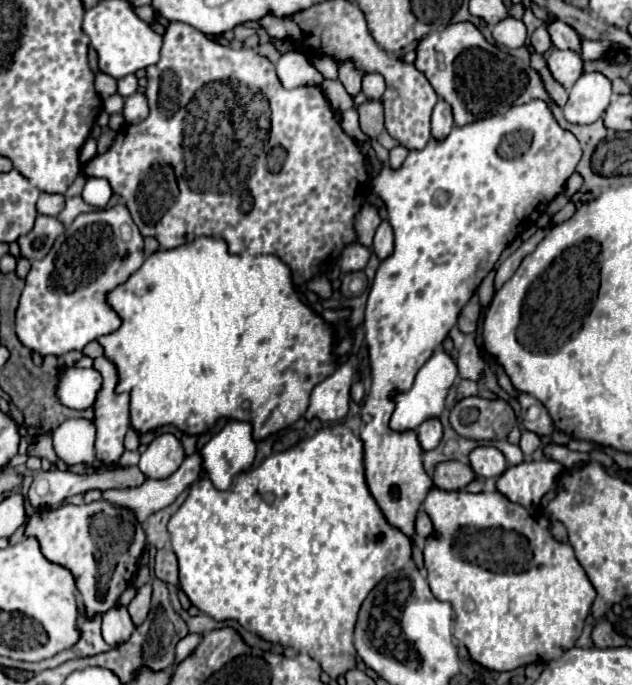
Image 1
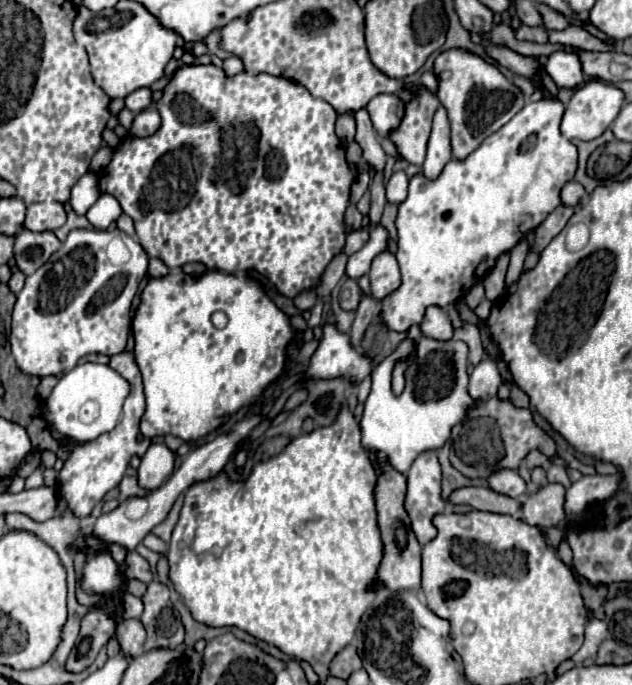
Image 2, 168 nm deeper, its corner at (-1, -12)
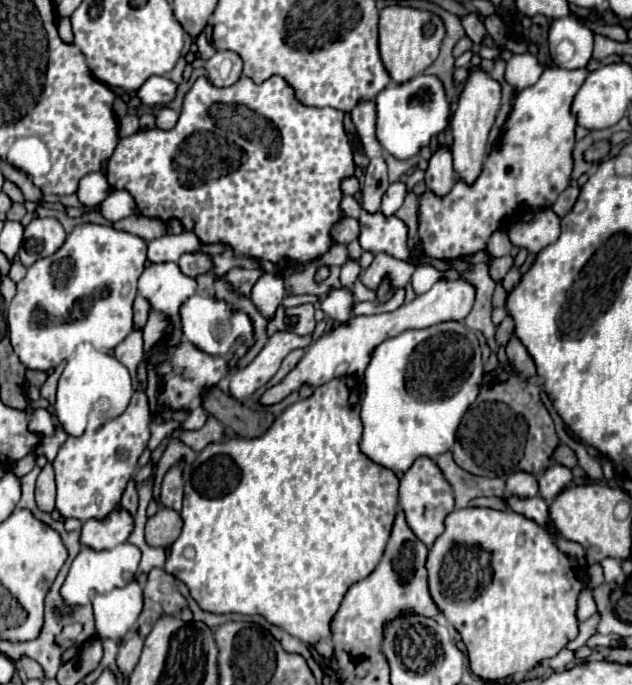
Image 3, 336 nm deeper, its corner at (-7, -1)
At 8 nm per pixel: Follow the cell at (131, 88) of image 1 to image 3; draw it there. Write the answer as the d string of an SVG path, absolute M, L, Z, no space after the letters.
M149 77L137 91L143 105L155 107L155 105L167 105L175 95L177 85L167 77Z

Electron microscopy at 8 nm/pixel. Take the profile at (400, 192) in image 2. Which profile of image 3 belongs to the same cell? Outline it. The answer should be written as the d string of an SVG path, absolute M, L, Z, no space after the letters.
M395 181L389 185L389 189L385 191L383 195L383 203L381 203L381 213L385 215L393 215L401 205L403 205L403 199L407 195L407 187L403 181Z

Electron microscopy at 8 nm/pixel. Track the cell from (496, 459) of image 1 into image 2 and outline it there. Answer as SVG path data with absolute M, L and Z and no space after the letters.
M501 470L501 472L495 472L491 478L489 478L489 486L491 490L499 492L499 494L505 494L505 496L511 496L511 498L525 498L527 496L527 486L525 486L525 480L519 476L519 472L515 470Z

